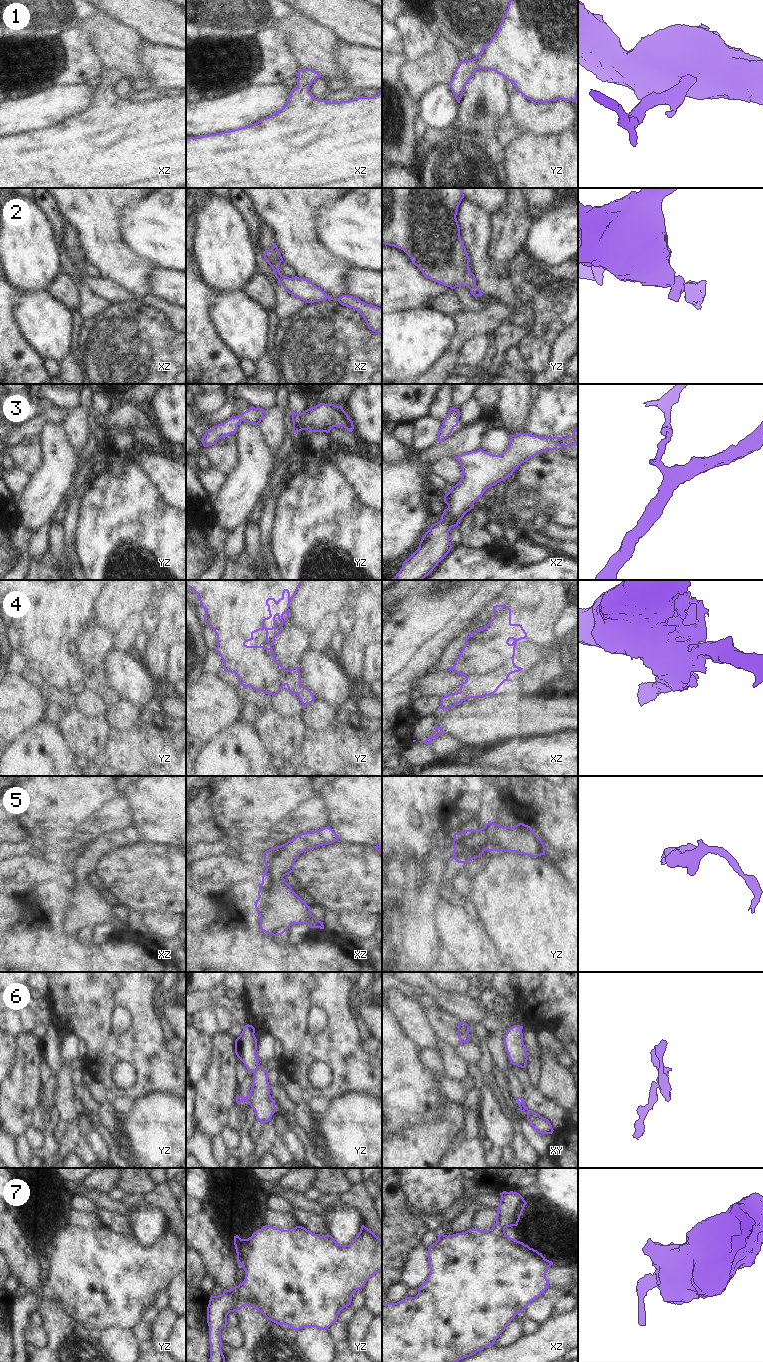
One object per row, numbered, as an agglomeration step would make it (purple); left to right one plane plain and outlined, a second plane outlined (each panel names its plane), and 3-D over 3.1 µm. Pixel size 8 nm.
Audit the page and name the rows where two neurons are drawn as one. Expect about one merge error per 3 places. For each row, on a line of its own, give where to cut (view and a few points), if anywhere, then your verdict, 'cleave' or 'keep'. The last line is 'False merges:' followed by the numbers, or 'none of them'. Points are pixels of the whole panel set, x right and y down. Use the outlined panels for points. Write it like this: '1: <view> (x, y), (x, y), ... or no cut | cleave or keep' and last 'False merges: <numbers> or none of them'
1: no cut | keep
2: no cut | keep
3: no cut | keep
4: no cut | keep
5: no cut | keep
6: yz (244, 1097), (246, 1101) | cleave
7: no cut | keep
False merges: 6

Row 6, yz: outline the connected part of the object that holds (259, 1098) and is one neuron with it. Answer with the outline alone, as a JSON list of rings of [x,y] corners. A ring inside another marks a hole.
[[[252,1025],[243,1026],[243,1031],[235,1040],[235,1053],[247,1070],[254,1073],[253,1084],[246,1102],[254,1109],[257,1121],[268,1122],[276,1111],[275,1102],[270,1095],[268,1072],[262,1069],[257,1057],[257,1039]]]

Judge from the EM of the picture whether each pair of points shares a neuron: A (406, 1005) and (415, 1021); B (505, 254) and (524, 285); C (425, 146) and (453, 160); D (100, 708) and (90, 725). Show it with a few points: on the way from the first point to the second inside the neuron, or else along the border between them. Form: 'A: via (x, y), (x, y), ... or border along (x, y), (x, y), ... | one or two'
A: via (406, 1009), (413, 1017) | one
B: border along (524, 243), (508, 264), (508, 276) | two
C: border along (433, 146), (426, 158) | two
D: border along (75, 705), (89, 717), (98, 717), (104, 714) | two

